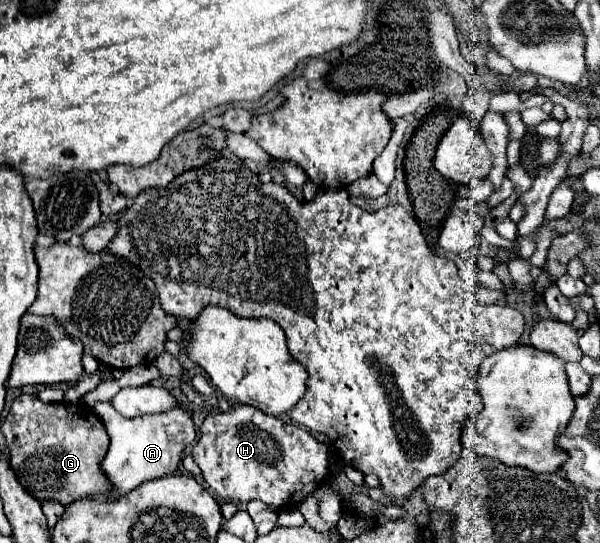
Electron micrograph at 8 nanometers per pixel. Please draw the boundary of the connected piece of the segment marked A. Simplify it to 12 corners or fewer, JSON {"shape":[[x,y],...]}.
{"shape":[[94,405],[110,435],[108,499],[176,473],[196,439],[186,407],[122,417]]}

